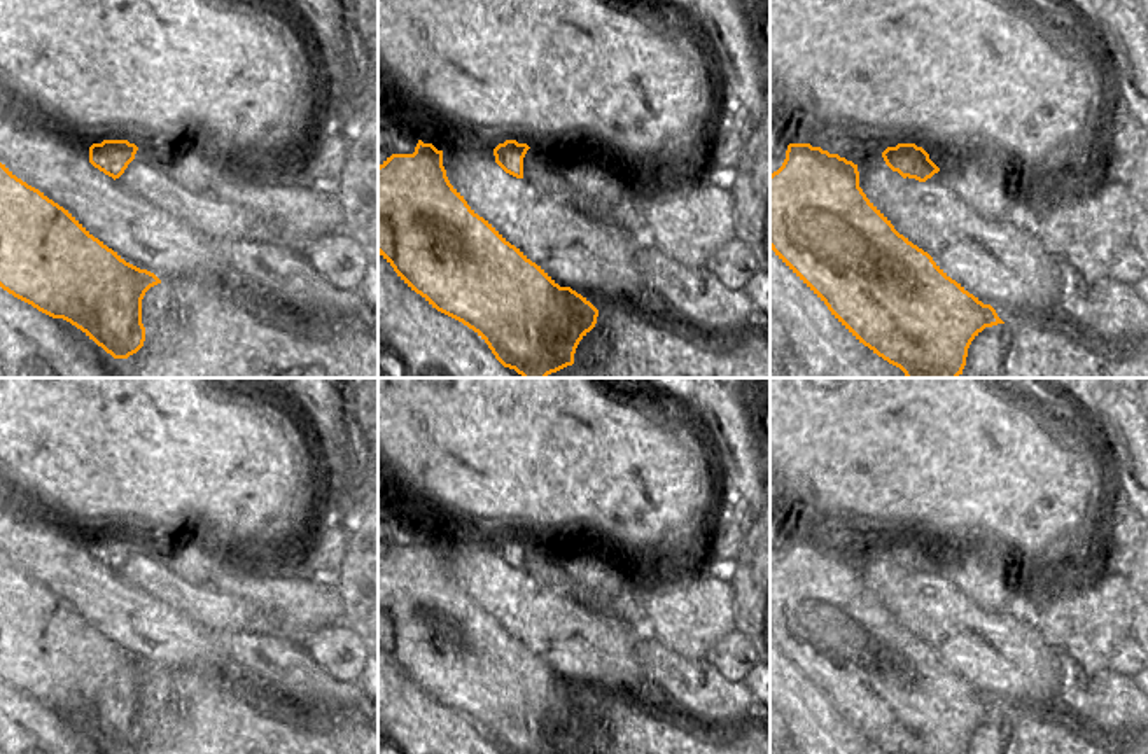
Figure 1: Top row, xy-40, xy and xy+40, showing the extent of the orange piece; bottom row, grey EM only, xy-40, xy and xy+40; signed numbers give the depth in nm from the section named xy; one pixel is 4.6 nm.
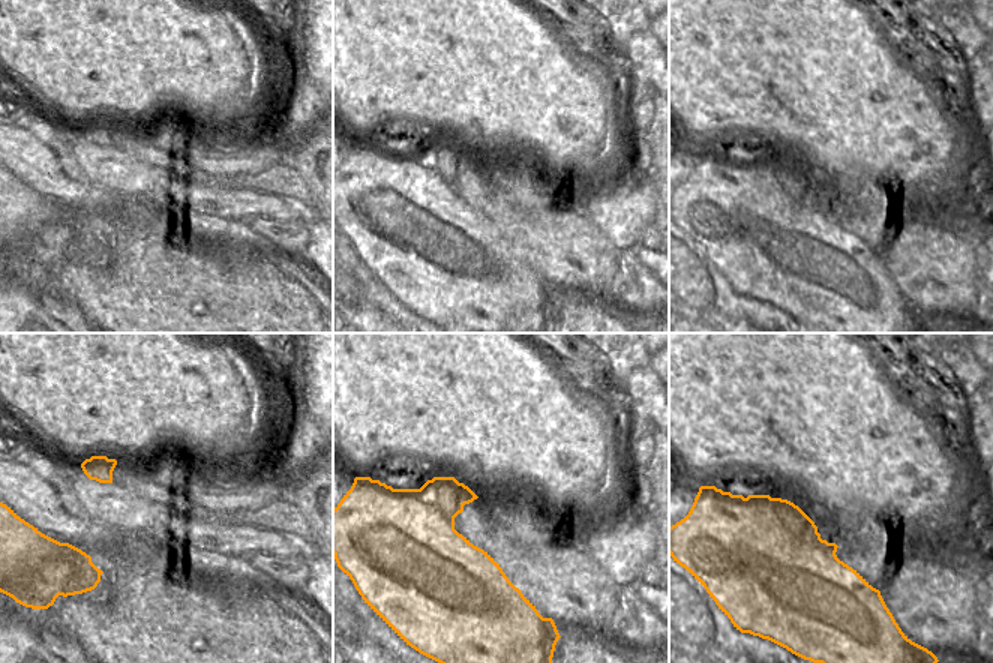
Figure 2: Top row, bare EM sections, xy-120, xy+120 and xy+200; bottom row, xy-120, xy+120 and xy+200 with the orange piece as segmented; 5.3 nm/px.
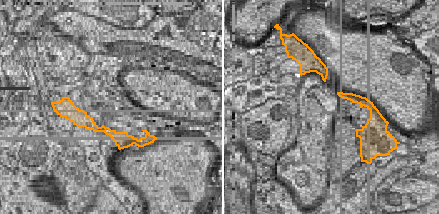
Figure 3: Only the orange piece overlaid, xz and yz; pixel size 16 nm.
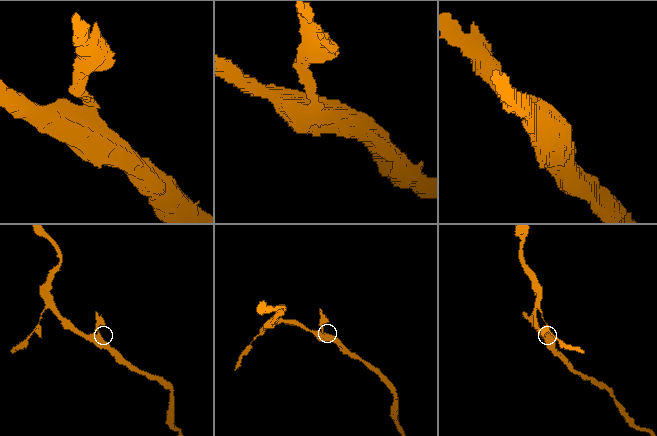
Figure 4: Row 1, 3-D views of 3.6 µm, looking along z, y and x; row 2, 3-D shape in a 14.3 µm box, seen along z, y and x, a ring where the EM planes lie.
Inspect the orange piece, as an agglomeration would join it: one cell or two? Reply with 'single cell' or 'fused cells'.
fused cells

